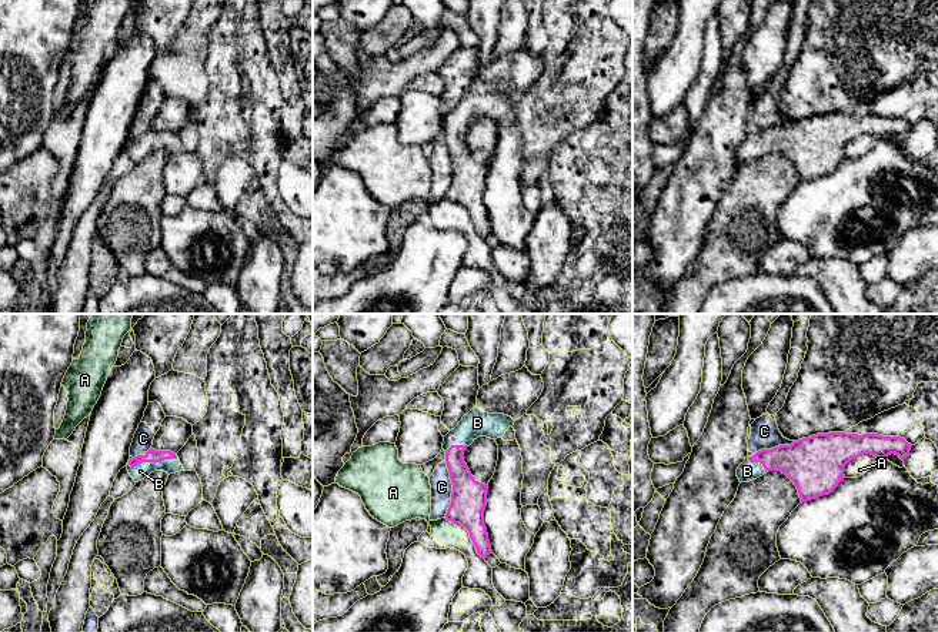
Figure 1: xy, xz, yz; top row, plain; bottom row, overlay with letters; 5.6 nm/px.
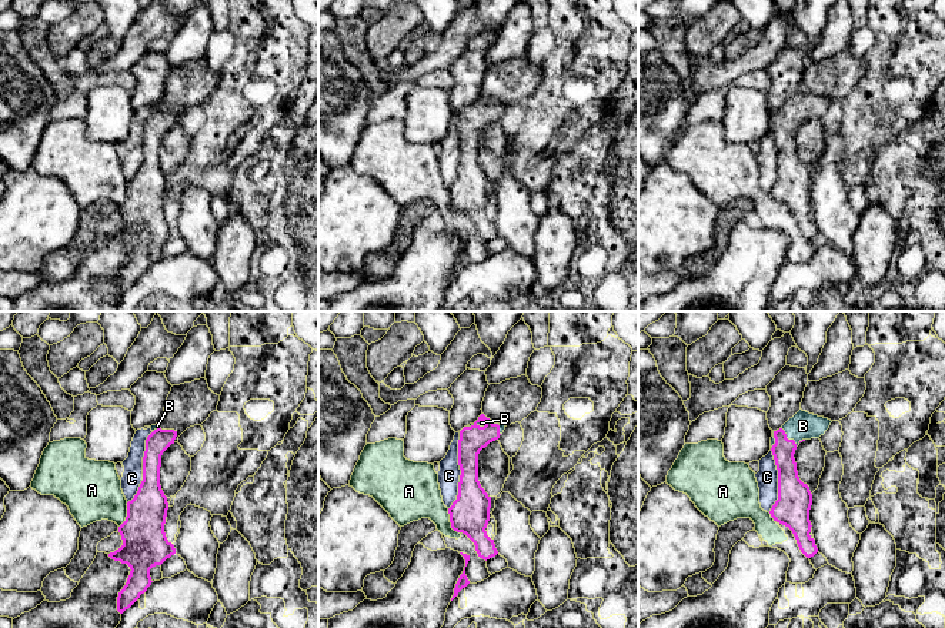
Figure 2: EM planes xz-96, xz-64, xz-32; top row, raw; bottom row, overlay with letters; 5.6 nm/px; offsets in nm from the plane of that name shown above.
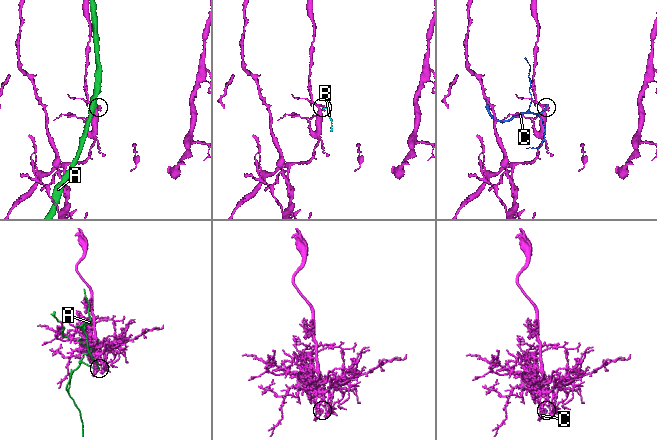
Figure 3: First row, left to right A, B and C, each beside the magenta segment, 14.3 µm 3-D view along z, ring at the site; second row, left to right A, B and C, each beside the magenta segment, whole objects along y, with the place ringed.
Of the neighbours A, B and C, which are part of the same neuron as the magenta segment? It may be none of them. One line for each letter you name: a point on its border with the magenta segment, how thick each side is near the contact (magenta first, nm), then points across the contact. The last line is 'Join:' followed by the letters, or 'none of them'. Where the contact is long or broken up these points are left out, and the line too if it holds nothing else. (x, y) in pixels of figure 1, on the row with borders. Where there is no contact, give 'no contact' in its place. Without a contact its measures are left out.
B: contact xy (152, 461); calibres 80 and 90 nm; way xy (152, 455), (152, 461), (140, 471)
Join: B

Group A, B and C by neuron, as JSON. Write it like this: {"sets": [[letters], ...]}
{"sets": [["A"], ["B"], ["C"]]}

